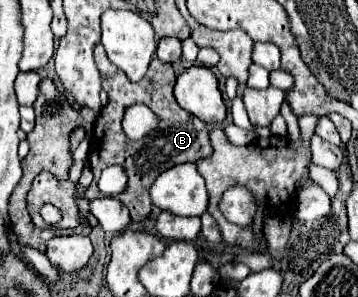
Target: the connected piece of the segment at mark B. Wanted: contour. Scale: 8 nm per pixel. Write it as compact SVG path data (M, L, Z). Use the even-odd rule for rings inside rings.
M100 43L94 49L94 59L96 59L96 67L98 67L98 71L102 75L102 89L108 91L110 101L108 101L106 107L102 107L102 111L98 113L96 125L94 125L96 141L90 143L90 167L92 167L92 173L94 173L94 181L86 189L84 197L88 197L88 199L102 197L104 193L100 193L100 189L98 189L98 179L100 179L102 169L110 167L110 165L120 165L120 167L124 167L124 171L128 175L128 185L126 185L126 189L122 193L118 193L118 199L130 209L130 217L134 221L144 221L150 215L150 209L152 209L150 191L148 191L150 183L162 171L170 169L172 165L186 163L186 161L196 163L198 159L204 159L204 157L208 157L212 153L210 139L208 139L208 127L200 119L194 119L188 111L184 111L176 103L176 99L172 95L172 87L174 87L174 81L176 81L172 65L162 63L158 57L154 57L150 67L148 67L148 73L144 75L144 79L138 81L138 83L132 83L124 75L124 71L120 71L116 65L112 65L108 61L108 57L104 53L104 47ZM134 103L148 105L160 117L156 137L152 137L148 141L132 143L124 135L120 121L122 121L124 109L134 105Z

